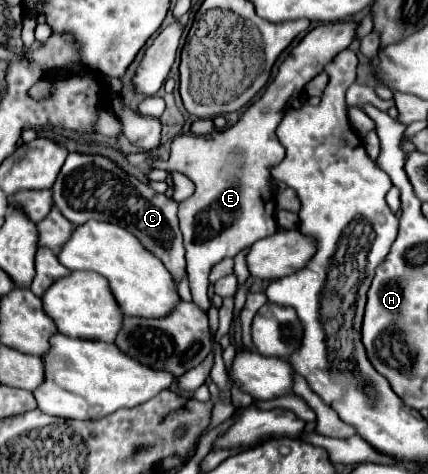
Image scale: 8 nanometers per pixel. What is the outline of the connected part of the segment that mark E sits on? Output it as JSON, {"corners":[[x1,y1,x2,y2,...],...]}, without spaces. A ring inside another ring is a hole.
{"corners":[[351,22,321,24,313,28,285,58,265,94,243,112,235,126,221,132,217,130,211,138,193,134,177,136,171,142,171,158,167,161,156,159,151,163,152,170,177,170,195,184,195,194,179,204,179,226,187,250,191,294,201,308,209,308,207,290,211,268,223,258,233,258,239,250,277,232,275,194,269,186,269,168,285,158,285,148,275,130,287,112,287,104,291,104,291,100,303,92,305,84,321,74,325,66,351,44,355,30,357,26],[164,163,165,169,162,169,160,164]]}

